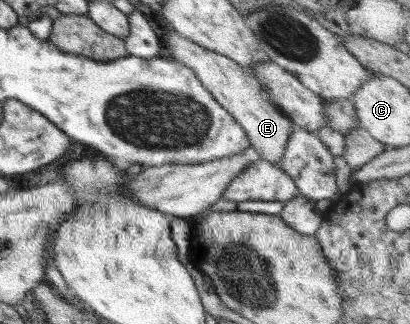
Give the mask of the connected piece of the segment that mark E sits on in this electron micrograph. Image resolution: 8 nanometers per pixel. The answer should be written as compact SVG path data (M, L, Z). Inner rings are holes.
M175 30L165 37L168 37L168 47L172 49L175 61L192 69L202 86L210 92L212 98L226 109L244 129L249 144L257 153L257 158L272 164L282 162L286 144L292 134L292 123L284 115L284 112L270 100L268 93L264 91L253 73L249 69L242 68L232 59L182 37Z

